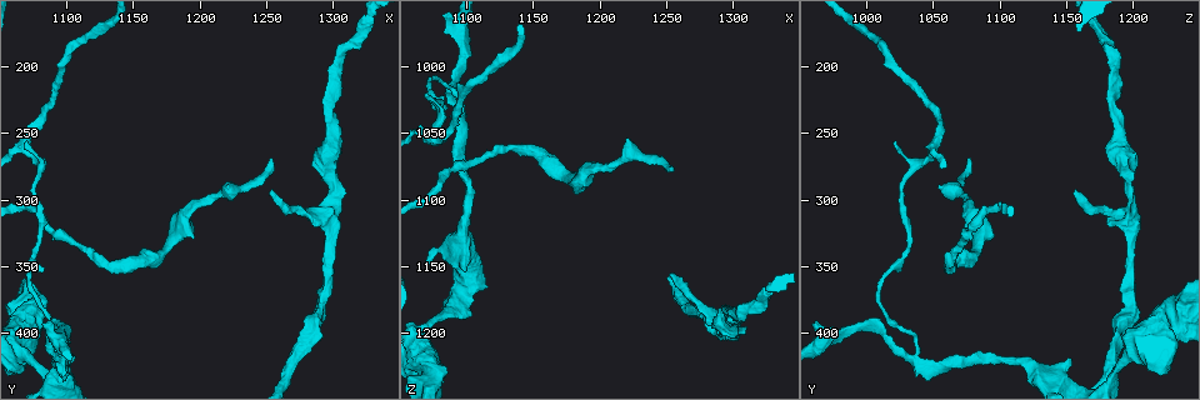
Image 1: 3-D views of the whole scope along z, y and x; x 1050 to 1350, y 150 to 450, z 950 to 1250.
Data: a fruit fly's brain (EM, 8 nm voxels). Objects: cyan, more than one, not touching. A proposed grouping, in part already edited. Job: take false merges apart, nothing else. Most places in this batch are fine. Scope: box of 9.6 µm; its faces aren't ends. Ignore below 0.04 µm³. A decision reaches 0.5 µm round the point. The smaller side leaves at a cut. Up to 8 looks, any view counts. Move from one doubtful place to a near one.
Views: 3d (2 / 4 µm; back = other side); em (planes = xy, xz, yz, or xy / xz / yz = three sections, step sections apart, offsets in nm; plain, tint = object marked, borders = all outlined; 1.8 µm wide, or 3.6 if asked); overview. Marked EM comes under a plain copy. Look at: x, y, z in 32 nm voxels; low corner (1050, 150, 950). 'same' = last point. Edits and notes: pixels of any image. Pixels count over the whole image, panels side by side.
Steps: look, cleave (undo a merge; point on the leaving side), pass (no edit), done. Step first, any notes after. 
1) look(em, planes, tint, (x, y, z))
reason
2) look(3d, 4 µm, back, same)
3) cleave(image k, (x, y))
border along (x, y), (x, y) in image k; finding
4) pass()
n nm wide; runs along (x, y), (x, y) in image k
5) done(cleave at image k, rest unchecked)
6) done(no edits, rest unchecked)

look(3d, 4 µm, (1068, 262, 1050))
three-way junction

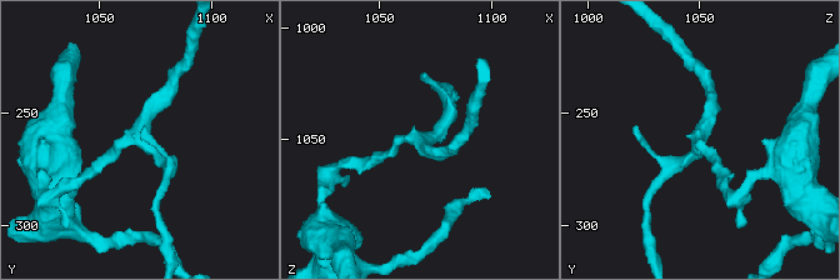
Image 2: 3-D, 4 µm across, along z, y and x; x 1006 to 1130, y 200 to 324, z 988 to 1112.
look(em, planes, tint, (1069, 262, 1050))
3 arms; now the EM

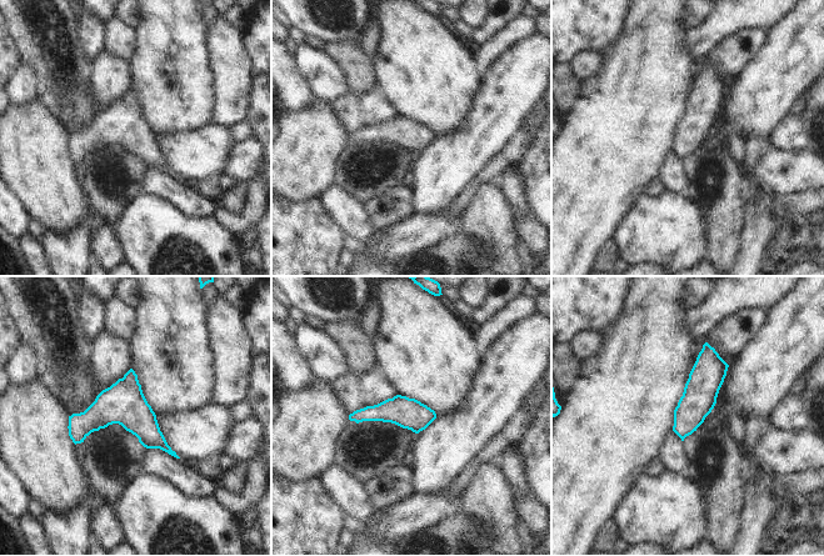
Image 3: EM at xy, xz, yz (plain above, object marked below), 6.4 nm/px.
pass()
runs along (707, 347), (707, 377), (682, 434) in image 3; one neuron here

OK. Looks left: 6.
look(em, xz, step 8, tint, (1298, 310, 1198))
a narrow waist

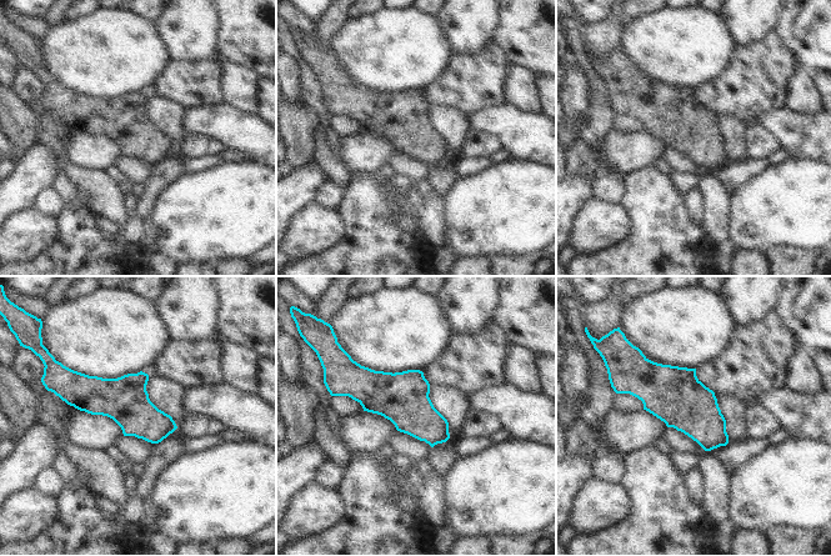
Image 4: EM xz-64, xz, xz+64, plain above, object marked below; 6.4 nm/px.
look(em, planes, tint, same)

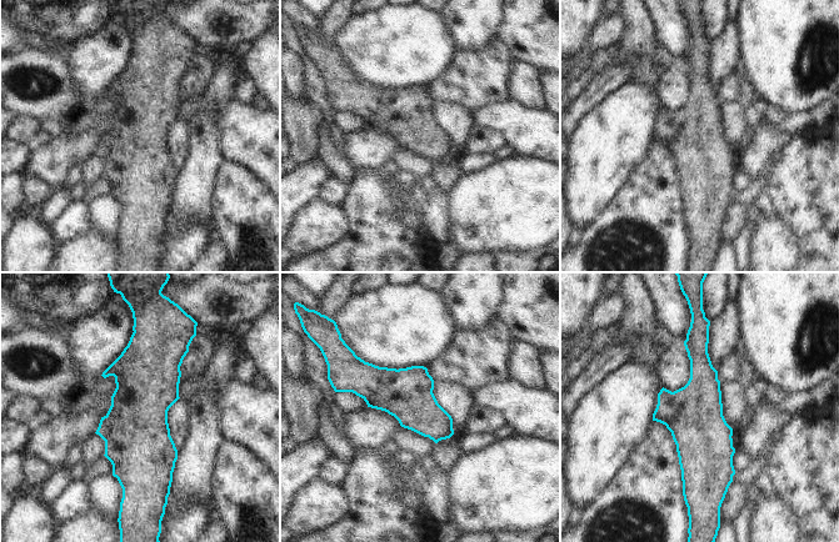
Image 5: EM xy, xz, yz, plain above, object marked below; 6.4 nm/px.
pass()
runs along (694, 337), (702, 370), (707, 487) in image 5; all the same neuron

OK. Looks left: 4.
look(3d, 4 µm, (1096, 432, 1144))
two arms in line, one across

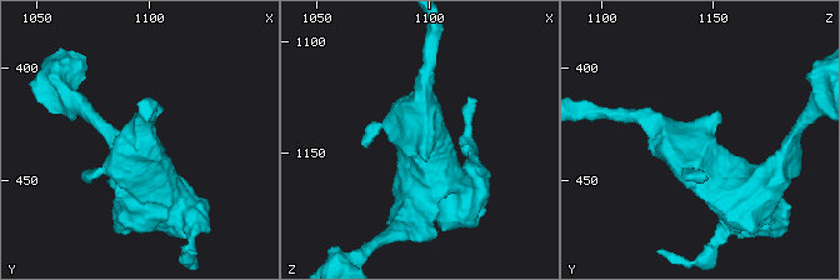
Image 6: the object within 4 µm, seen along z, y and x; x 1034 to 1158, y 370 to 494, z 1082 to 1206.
look(em, 3.6 µm, planes, tint, (1097, 431, 1144))
3 arms

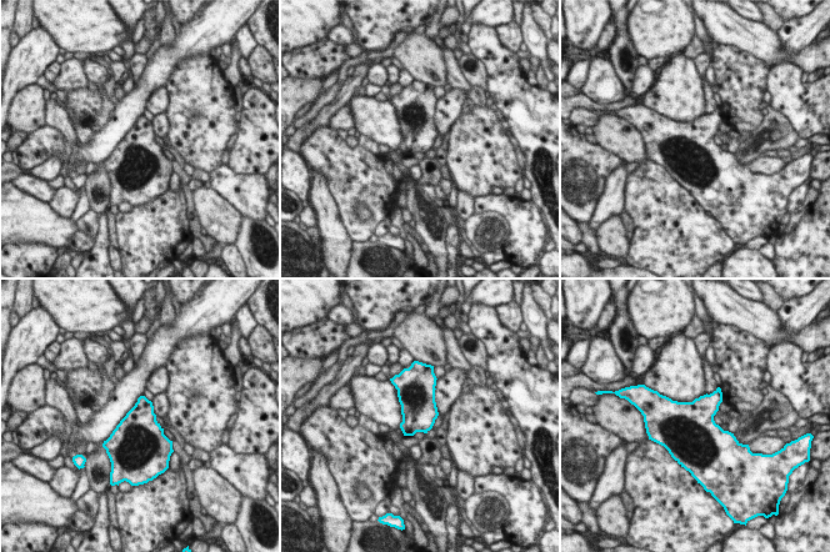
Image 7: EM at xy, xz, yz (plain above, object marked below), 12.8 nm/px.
pass()
460 nm wide; all the same neuron

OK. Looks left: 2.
done(no edits, rest unchecked)

